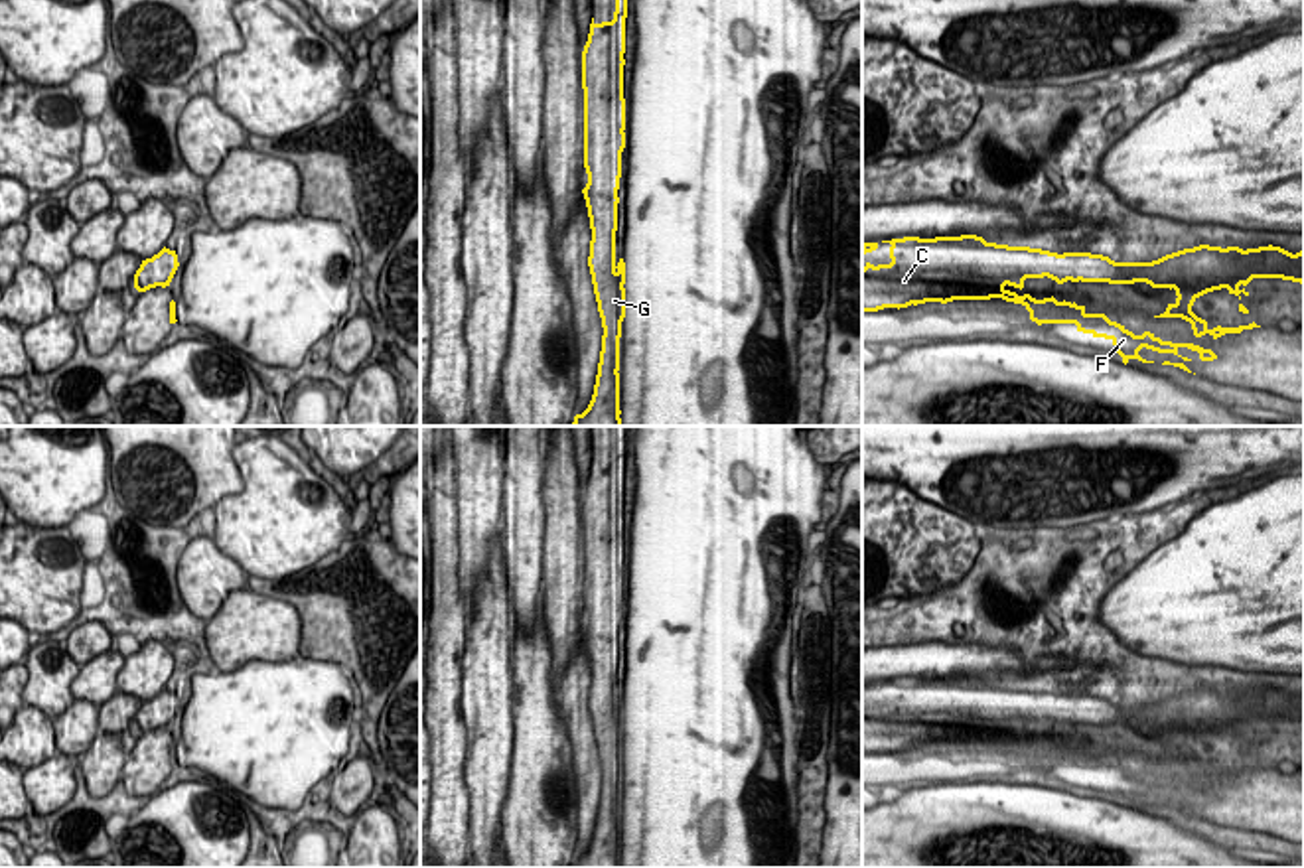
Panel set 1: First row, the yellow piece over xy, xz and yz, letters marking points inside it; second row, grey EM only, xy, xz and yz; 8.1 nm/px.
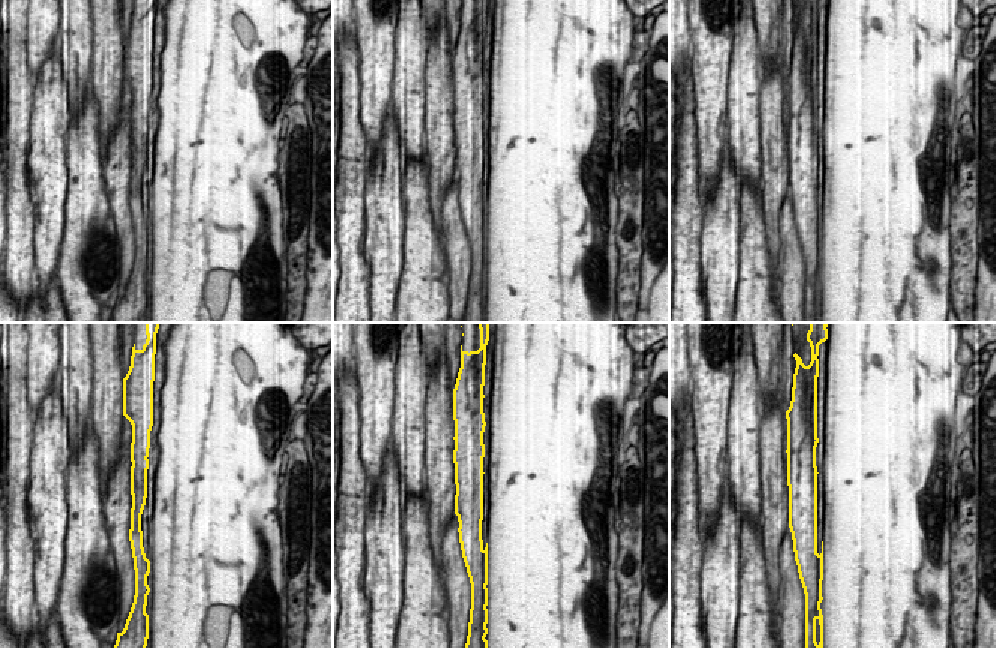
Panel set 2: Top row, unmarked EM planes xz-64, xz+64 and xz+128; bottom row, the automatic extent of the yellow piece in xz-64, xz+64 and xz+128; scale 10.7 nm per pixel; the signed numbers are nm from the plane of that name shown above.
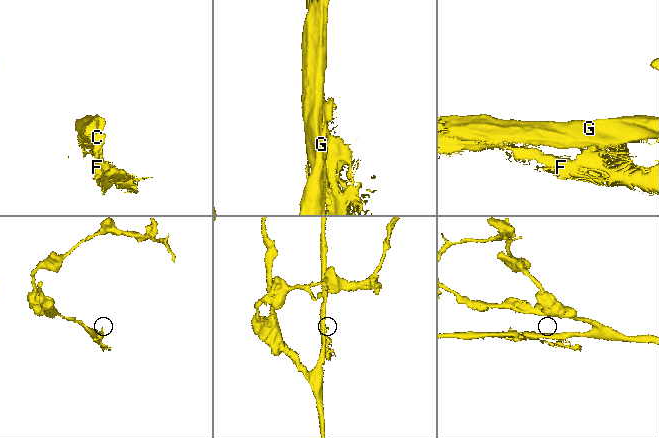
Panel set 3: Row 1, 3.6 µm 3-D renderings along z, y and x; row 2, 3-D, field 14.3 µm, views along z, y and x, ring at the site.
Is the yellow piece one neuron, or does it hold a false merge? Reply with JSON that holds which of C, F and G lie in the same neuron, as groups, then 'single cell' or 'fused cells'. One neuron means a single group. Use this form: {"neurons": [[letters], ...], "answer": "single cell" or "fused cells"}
{"neurons": [["C", "F", "G"]], "answer": "single cell"}

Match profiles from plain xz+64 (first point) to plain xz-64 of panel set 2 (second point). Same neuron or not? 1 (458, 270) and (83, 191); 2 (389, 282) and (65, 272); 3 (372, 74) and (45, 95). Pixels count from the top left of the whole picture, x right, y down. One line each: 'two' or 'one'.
1: two
2: two
3: two

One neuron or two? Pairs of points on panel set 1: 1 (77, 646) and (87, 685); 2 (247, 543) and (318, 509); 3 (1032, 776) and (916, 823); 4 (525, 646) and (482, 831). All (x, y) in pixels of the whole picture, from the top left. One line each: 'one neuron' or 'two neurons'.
1: two neurons
2: one neuron
3: two neurons
4: two neurons

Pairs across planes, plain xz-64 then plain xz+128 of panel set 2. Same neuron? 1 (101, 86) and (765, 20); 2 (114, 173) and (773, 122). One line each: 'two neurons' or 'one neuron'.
1: two neurons
2: two neurons

